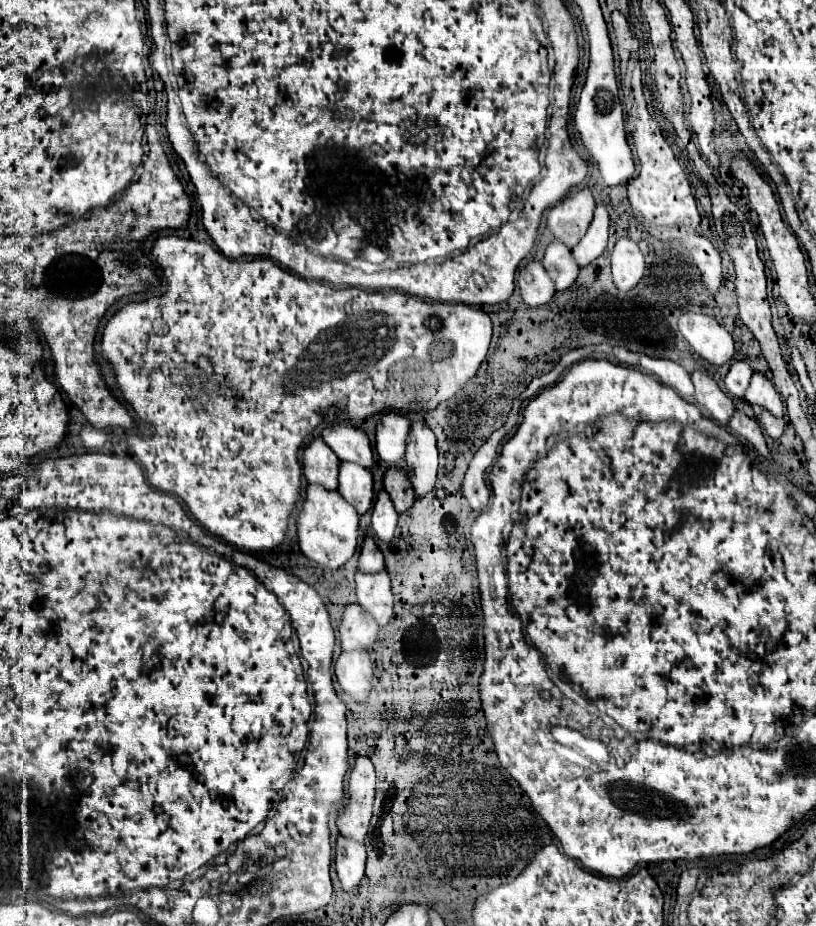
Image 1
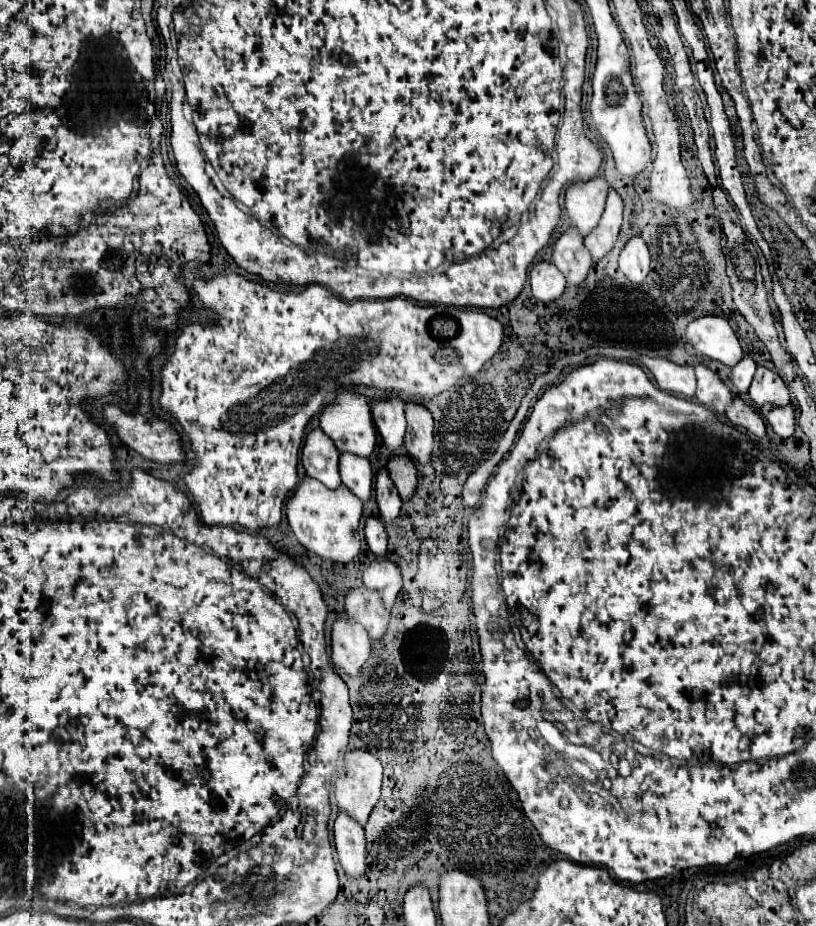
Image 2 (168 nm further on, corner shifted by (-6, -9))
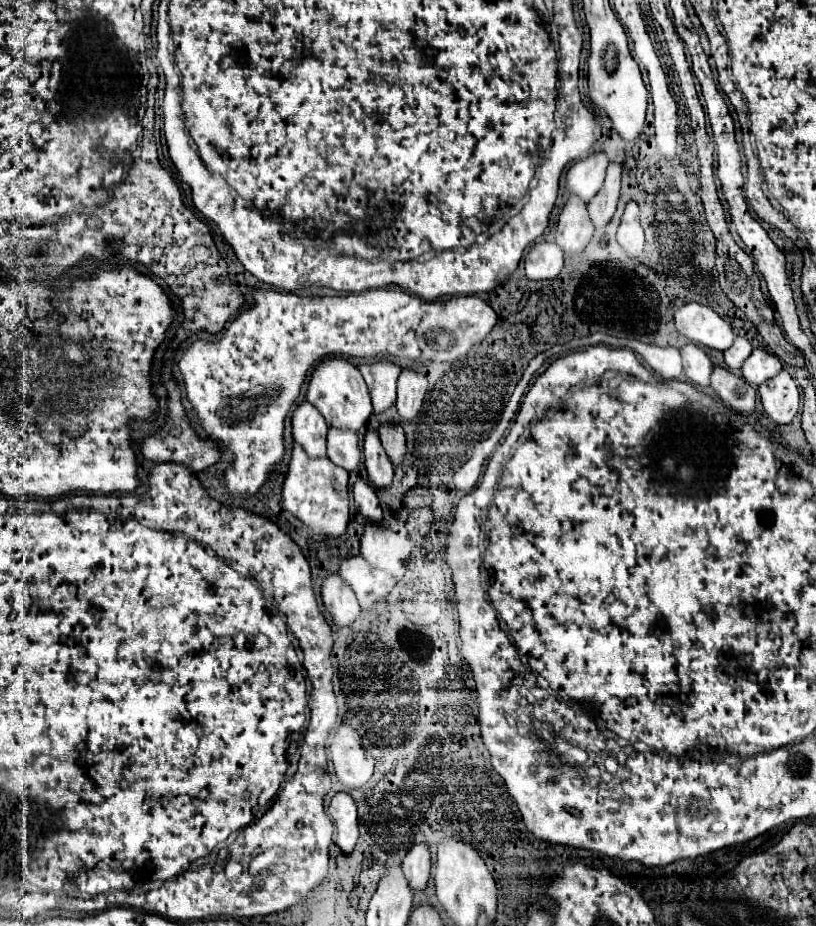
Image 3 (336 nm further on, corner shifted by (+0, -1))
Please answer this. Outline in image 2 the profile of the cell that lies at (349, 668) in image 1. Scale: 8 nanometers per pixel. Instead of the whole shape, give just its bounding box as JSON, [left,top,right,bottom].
[331,617,371,677]

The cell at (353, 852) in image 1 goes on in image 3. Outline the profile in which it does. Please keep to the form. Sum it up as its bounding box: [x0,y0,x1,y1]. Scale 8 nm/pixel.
[329,791,359,853]

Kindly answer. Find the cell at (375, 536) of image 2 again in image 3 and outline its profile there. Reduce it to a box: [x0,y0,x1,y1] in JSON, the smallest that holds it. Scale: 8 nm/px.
[353,481,383,521]

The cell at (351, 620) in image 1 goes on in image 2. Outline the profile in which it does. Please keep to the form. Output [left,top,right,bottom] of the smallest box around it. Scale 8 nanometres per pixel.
[345,587,389,641]

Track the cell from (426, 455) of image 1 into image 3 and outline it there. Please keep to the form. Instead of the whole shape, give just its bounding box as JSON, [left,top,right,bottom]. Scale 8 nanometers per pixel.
[397,369,427,417]

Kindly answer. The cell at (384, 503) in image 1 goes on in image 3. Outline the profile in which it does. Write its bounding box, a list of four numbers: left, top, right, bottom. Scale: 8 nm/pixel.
[363,429,393,489]

